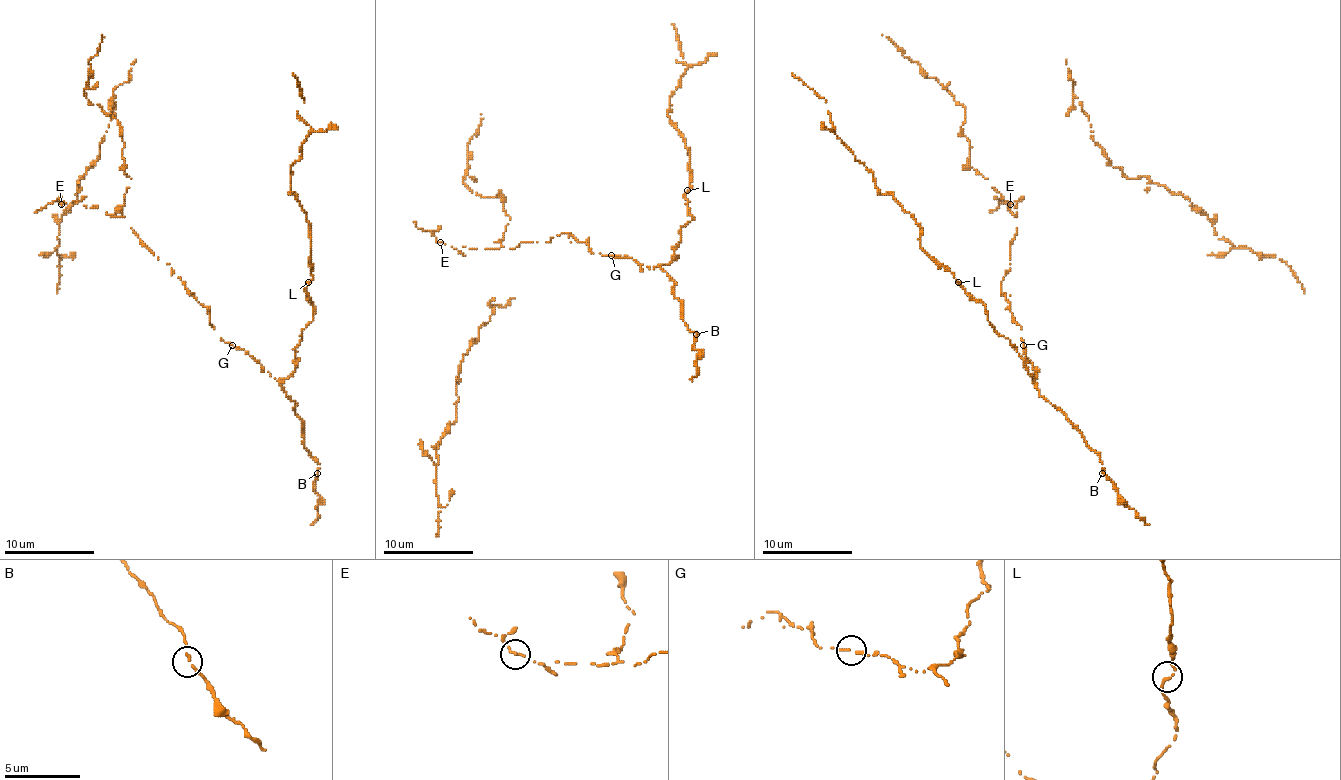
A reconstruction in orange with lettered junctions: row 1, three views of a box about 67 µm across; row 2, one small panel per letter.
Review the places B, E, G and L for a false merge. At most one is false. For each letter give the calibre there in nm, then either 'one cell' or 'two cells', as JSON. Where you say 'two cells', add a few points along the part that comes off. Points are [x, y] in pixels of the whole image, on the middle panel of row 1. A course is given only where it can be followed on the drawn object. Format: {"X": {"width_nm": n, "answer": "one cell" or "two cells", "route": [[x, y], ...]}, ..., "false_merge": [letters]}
{"B": {"width_nm": 180, "answer": "one cell"}, "E": {"width_nm": 220, "answer": "one cell"}, "G": {"width_nm": 280, "answer": "one cell"}, "L": {"width_nm": 190, "answer": "one cell"}, "false_merge": []}

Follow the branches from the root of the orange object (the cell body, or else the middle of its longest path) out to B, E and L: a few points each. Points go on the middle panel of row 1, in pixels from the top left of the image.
B: (584, 242), (593, 253), (631, 258), (642, 269), (658, 267), (665, 271), (674, 282), (683, 320), (696, 334)
E: (584, 242), (568, 233), (557, 235), (550, 242), (521, 242), (514, 249), (454, 249), (440, 242)
L: (584, 242), (593, 253), (631, 258), (642, 269), (667, 264), (674, 258), (681, 228), (692, 219), (687, 190)

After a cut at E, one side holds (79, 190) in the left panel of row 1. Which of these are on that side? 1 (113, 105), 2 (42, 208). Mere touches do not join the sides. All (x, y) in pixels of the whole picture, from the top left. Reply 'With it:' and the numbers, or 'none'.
With it: 1

